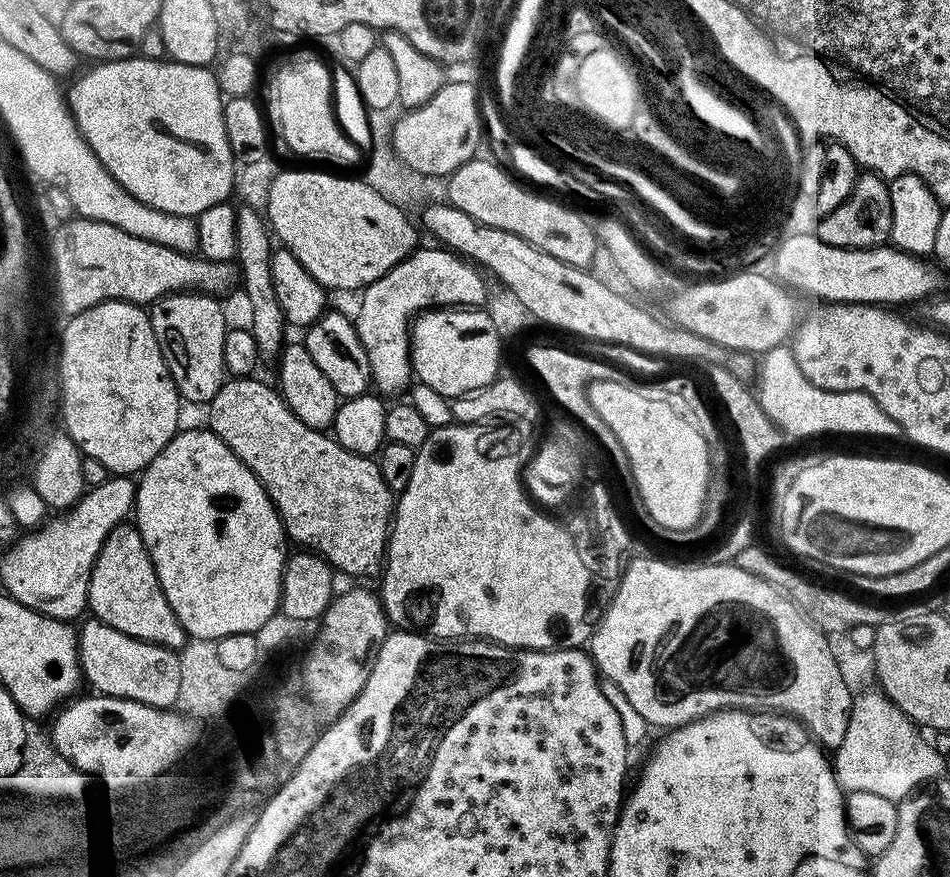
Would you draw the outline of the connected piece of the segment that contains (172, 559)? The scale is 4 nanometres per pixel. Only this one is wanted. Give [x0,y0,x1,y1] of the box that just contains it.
[134,428,286,641]

